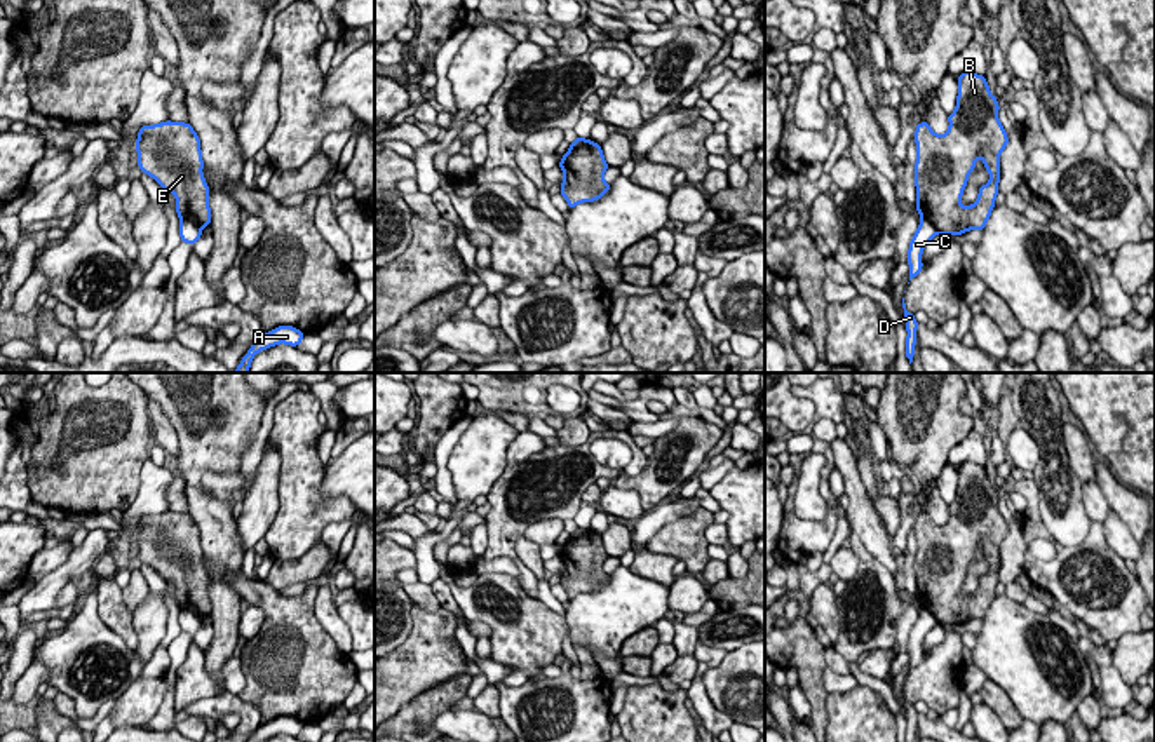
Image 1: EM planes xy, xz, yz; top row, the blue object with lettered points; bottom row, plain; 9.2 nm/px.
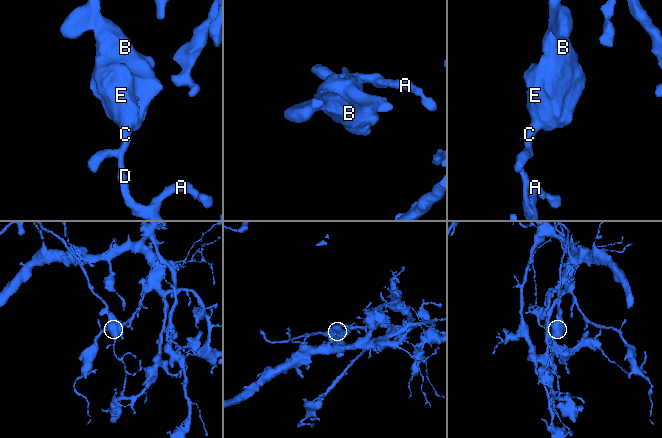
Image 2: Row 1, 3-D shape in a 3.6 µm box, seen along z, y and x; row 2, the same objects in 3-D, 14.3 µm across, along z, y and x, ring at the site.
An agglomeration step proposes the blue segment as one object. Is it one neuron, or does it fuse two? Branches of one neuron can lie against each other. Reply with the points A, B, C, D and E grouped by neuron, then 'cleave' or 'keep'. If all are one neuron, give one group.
A C D / B E | cleave

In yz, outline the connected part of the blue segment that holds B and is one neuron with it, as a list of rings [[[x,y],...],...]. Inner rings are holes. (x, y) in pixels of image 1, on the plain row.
[[[967,460],[958,465],[956,498],[948,505],[948,523],[935,524],[925,510],[916,516],[916,601],[941,625],[983,620],[990,610],[998,583],[1000,543],[1009,533],[998,500],[986,467]],[[979,547],[990,571],[979,577],[972,596],[962,596],[962,583]]]

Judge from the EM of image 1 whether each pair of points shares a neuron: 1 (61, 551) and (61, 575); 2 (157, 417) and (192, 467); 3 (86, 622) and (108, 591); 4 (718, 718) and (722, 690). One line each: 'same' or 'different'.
1: different
2: different
3: different
4: different

